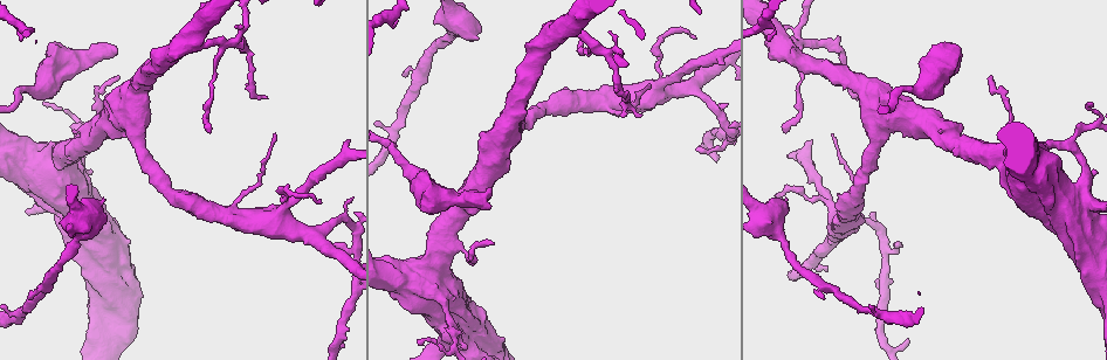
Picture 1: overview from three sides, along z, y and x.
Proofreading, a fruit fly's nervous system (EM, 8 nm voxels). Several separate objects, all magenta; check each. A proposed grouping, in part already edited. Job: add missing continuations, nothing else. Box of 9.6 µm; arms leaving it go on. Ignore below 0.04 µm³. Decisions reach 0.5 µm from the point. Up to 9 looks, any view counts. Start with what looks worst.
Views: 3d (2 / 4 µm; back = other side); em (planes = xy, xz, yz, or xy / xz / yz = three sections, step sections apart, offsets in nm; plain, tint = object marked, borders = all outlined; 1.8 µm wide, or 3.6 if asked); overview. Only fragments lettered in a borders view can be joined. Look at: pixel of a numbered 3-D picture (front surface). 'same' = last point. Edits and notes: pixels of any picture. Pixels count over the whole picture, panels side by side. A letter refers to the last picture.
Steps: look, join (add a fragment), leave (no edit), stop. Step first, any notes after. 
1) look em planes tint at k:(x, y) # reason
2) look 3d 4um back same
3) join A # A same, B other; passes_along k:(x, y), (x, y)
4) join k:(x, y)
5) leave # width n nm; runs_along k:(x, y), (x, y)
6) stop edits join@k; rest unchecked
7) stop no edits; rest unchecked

look 3d 2um at 1:(479, 38) # stops while still wide

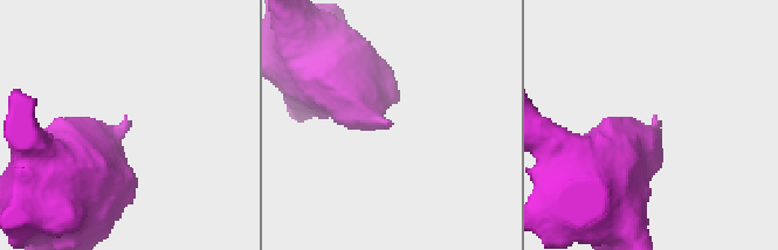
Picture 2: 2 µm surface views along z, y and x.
look em planes borders at 2:(124, 118) # now the EM

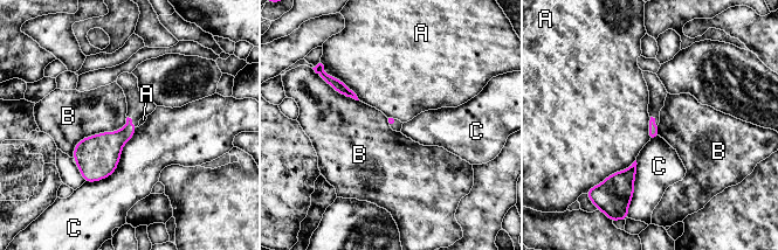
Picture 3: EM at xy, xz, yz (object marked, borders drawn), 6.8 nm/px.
leave # A other, B other, C other; border 3:(128, 117), (82, 138), (71, 157); none of them fits

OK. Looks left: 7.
look em planes borders at 1:(28, 298) # an open end

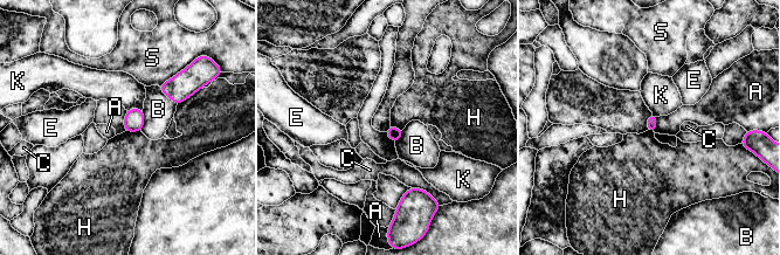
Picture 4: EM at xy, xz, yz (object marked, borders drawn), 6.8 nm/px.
leave # A other, B other, C other, E other, H other, K other, S other; border 4:(197, 91), (177, 105); no lettered fragment goes on from it

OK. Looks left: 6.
look 3d 4um at 1:(41, 170) # closes a loop

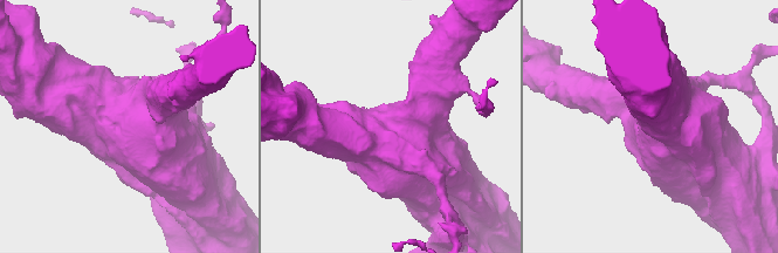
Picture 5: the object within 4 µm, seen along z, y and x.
look em 3.6um planes tint at 5:(127, 129) # now the EM

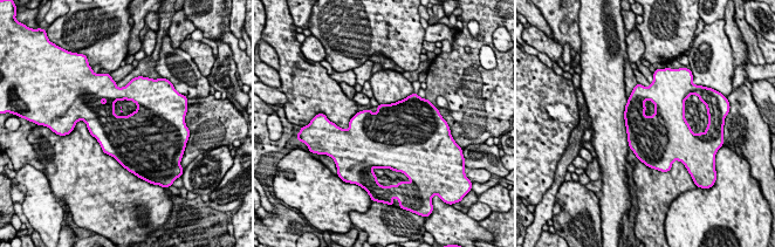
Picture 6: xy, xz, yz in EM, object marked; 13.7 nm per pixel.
look em 3.6um planes borders same # see the neighbours

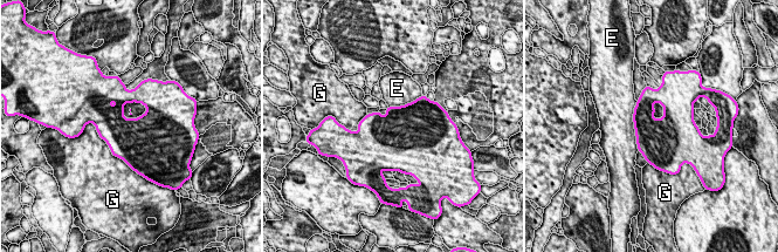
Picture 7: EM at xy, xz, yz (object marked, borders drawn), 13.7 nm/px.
leave # E other, G other; border 7:(635, 101), (633, 128), (639, 150); none of them fits

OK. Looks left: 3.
look em 3.6um planes plain at 1:(1080, 205) # thick turns thin

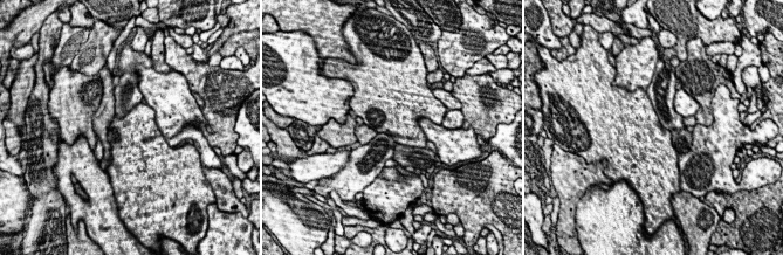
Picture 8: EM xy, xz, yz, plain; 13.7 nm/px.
look em 3.6um planes borders same # see the neighbours

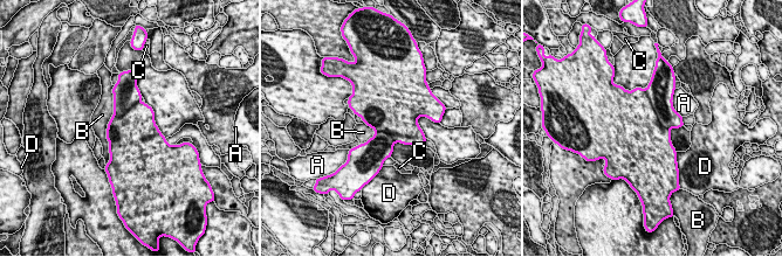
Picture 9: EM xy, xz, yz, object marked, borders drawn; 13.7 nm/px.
leave # A other, B other, C other, D other; none of them fits

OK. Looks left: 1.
stop no edits; rest unchecked

